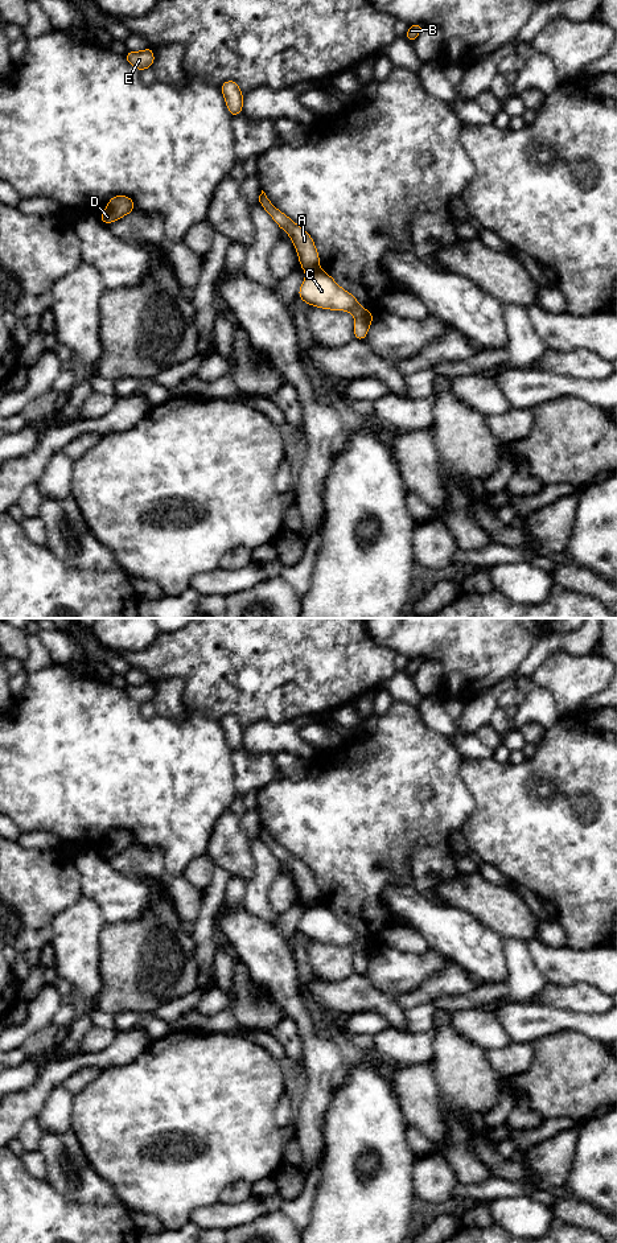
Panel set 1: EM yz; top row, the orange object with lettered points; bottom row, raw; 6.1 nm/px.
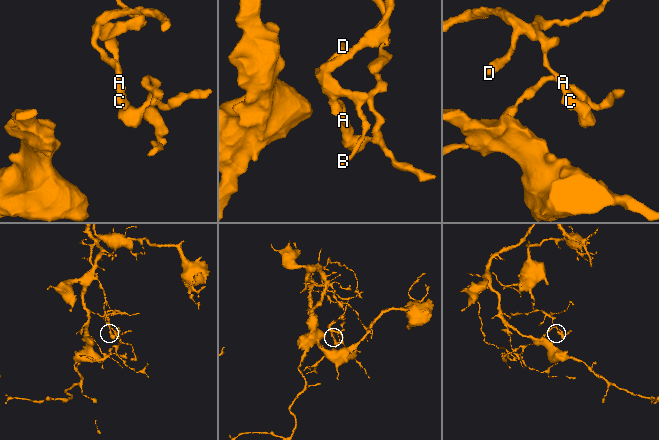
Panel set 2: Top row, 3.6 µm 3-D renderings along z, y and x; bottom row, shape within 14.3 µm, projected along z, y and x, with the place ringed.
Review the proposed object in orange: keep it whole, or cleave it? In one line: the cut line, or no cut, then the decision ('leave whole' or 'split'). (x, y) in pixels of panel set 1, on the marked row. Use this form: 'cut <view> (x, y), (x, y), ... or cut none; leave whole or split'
cut yz (320, 270), (308, 272); split

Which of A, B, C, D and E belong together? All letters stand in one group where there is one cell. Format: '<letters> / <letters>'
A B D E / C

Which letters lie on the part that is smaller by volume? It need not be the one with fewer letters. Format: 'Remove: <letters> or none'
Remove: C

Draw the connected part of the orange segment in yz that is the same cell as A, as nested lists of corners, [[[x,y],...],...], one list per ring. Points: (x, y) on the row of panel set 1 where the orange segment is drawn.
[[[263,190],[259,195],[259,202],[260,206],[277,223],[277,226],[291,236],[300,260],[300,268],[303,268],[305,272],[320,271],[320,255],[312,236],[301,226],[296,225],[289,217],[276,209]]]

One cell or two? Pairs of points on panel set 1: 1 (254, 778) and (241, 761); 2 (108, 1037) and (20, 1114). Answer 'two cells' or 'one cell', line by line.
1: one cell
2: two cells

